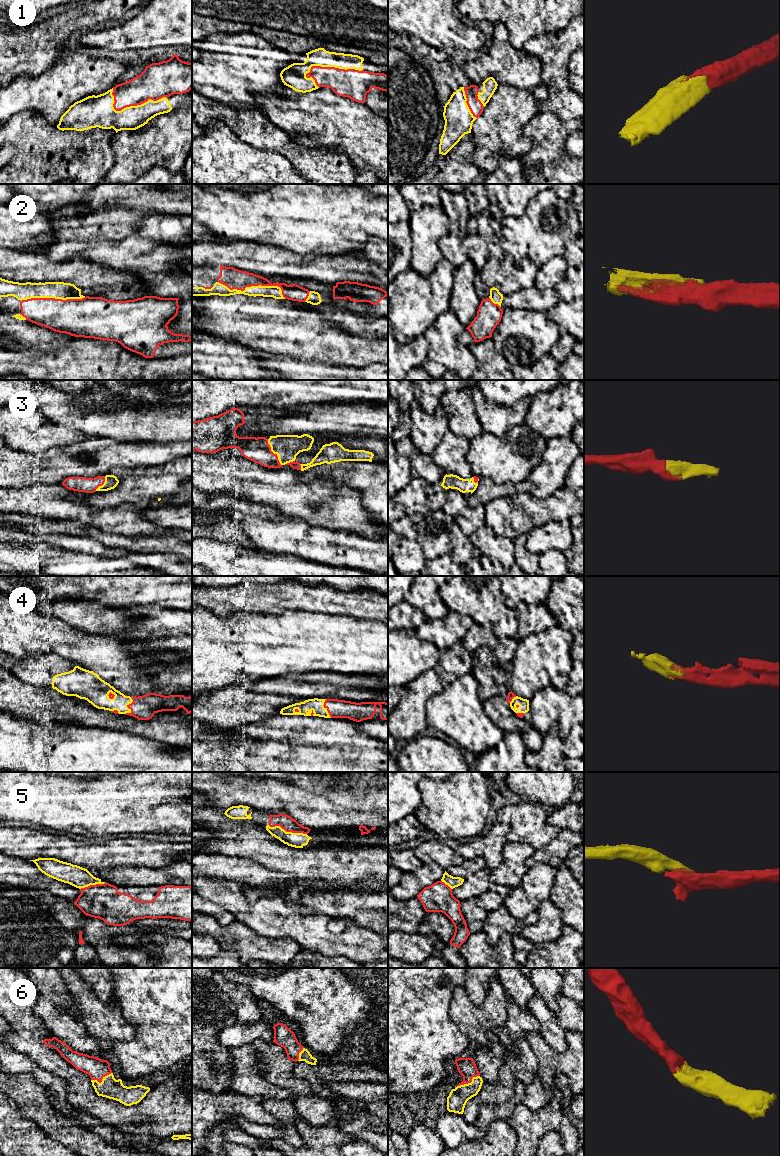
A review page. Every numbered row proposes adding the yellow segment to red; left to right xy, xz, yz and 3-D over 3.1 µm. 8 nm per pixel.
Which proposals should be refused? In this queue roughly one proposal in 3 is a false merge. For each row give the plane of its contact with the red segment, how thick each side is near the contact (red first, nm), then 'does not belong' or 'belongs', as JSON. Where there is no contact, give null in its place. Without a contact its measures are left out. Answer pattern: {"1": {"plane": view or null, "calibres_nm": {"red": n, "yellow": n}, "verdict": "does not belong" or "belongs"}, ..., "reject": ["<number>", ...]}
{"1": {"plane": "xz", "calibres_nm": {"red": 240, "yellow": 140}, "verdict": "belongs"}, "2": {"plane": "xz", "calibres_nm": {"red": 160, "yellow": 100}, "verdict": "belongs"}, "3": {"plane": "xz", "calibres_nm": {"red": 200, "yellow": 200}, "verdict": "belongs"}, "4": {"plane": "xy", "calibres_nm": {"red": 190, "yellow": 160}, "verdict": "belongs"}, "5": {"plane": "xz", "calibres_nm": {"red": 120, "yellow": 120}, "verdict": "belongs"}, "6": {"plane": "yz", "calibres_nm": {"red": 150, "yellow": 160}, "verdict": "belongs"}, "reject": []}

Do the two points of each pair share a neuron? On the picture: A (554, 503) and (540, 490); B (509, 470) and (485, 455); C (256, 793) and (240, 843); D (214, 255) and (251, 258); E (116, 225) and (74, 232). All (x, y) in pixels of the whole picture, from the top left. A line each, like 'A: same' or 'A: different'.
A: different
B: same
C: different
D: same
E: same

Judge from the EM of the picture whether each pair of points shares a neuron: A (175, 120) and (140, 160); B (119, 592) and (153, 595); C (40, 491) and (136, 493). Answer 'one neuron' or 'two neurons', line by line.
A: one neuron
B: one neuron
C: two neurons

